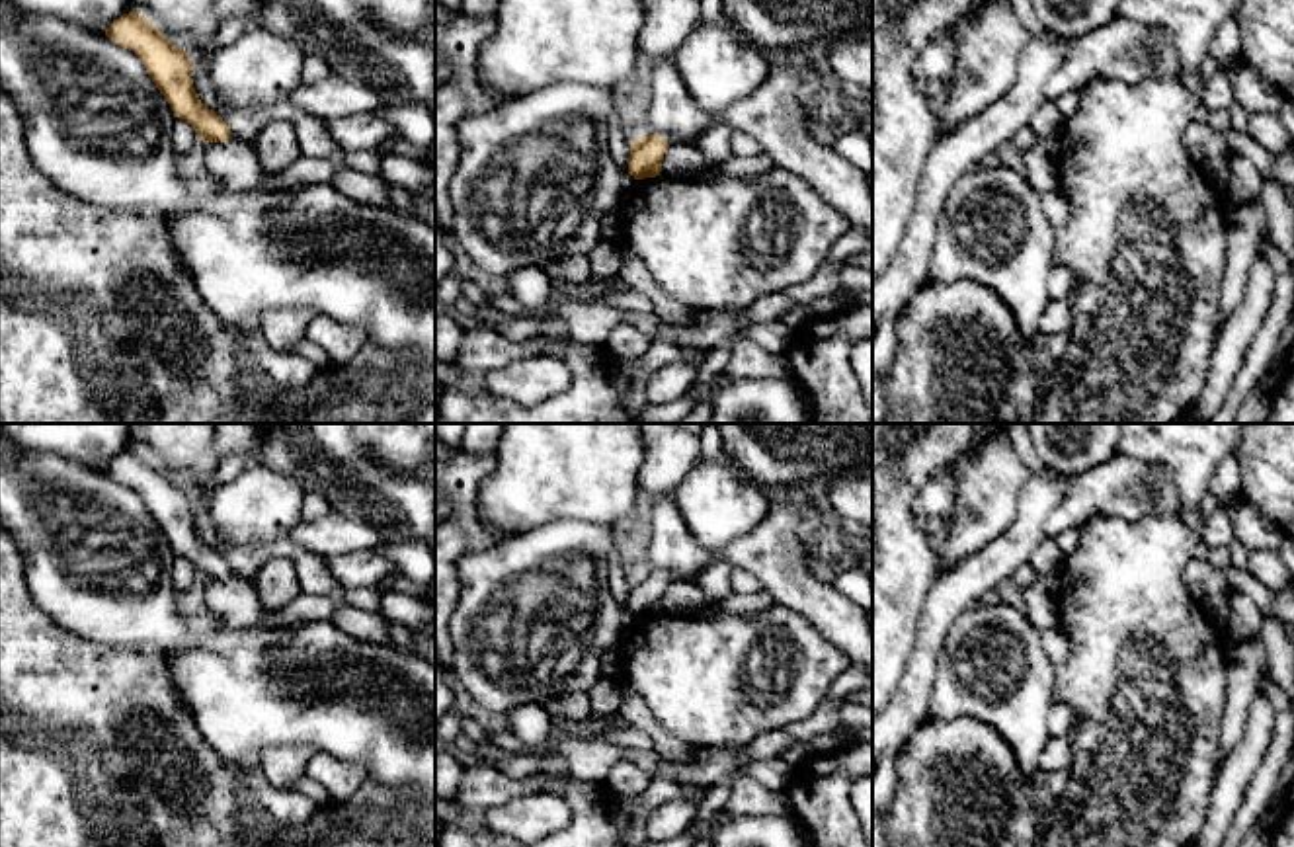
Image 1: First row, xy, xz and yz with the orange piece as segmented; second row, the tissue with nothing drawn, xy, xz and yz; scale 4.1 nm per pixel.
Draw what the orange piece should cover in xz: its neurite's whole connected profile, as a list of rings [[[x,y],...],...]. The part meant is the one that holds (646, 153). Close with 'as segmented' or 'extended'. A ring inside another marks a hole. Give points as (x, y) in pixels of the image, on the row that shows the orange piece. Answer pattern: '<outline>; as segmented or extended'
[[[671,135],[638,137],[628,154],[628,174],[634,180],[656,178],[662,172],[662,160],[669,146],[693,142]]]; extended

